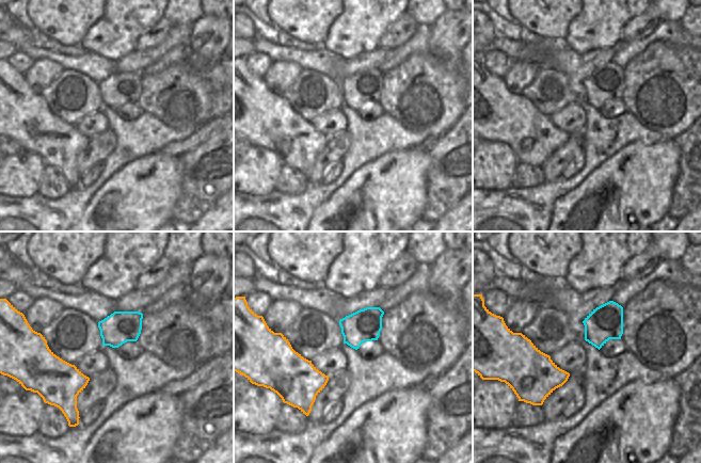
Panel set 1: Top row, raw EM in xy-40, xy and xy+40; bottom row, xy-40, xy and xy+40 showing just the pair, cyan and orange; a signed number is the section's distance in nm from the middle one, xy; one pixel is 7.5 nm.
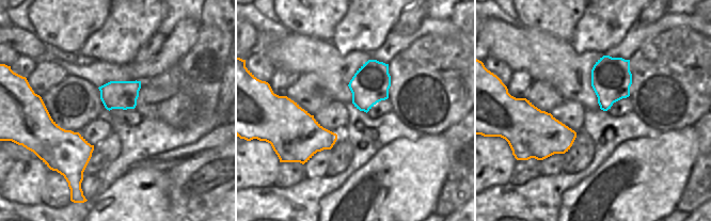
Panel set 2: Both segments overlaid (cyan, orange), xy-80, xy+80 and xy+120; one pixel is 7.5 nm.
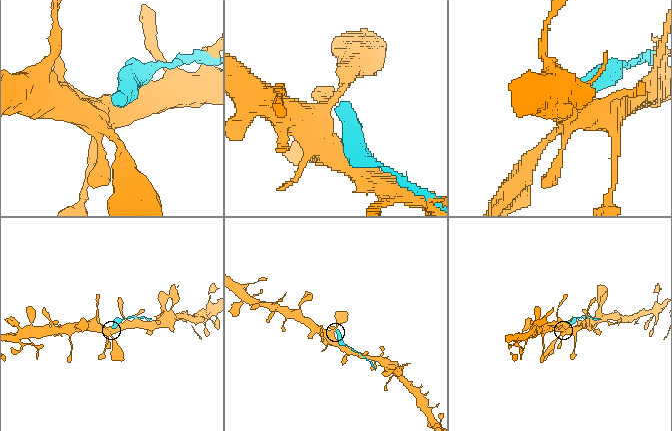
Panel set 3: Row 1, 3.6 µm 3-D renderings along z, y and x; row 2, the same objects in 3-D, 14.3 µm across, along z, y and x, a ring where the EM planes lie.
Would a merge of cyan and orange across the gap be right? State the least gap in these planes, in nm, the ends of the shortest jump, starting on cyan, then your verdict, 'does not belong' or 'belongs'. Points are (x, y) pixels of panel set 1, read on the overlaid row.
gap 260 nm; span xy-40 (102, 345), (78, 369); does not belong

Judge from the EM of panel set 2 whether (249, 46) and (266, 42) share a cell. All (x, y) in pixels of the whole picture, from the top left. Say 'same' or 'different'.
different

